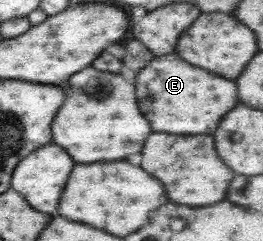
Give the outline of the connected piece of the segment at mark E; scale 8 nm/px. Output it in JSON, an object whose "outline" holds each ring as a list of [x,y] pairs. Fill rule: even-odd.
{"outline":[[[177,54],[151,58],[135,73],[133,82],[139,112],[153,132],[211,134],[213,128],[217,128],[217,120],[237,104],[235,84],[231,80],[221,80],[201,68],[193,68]]]}

